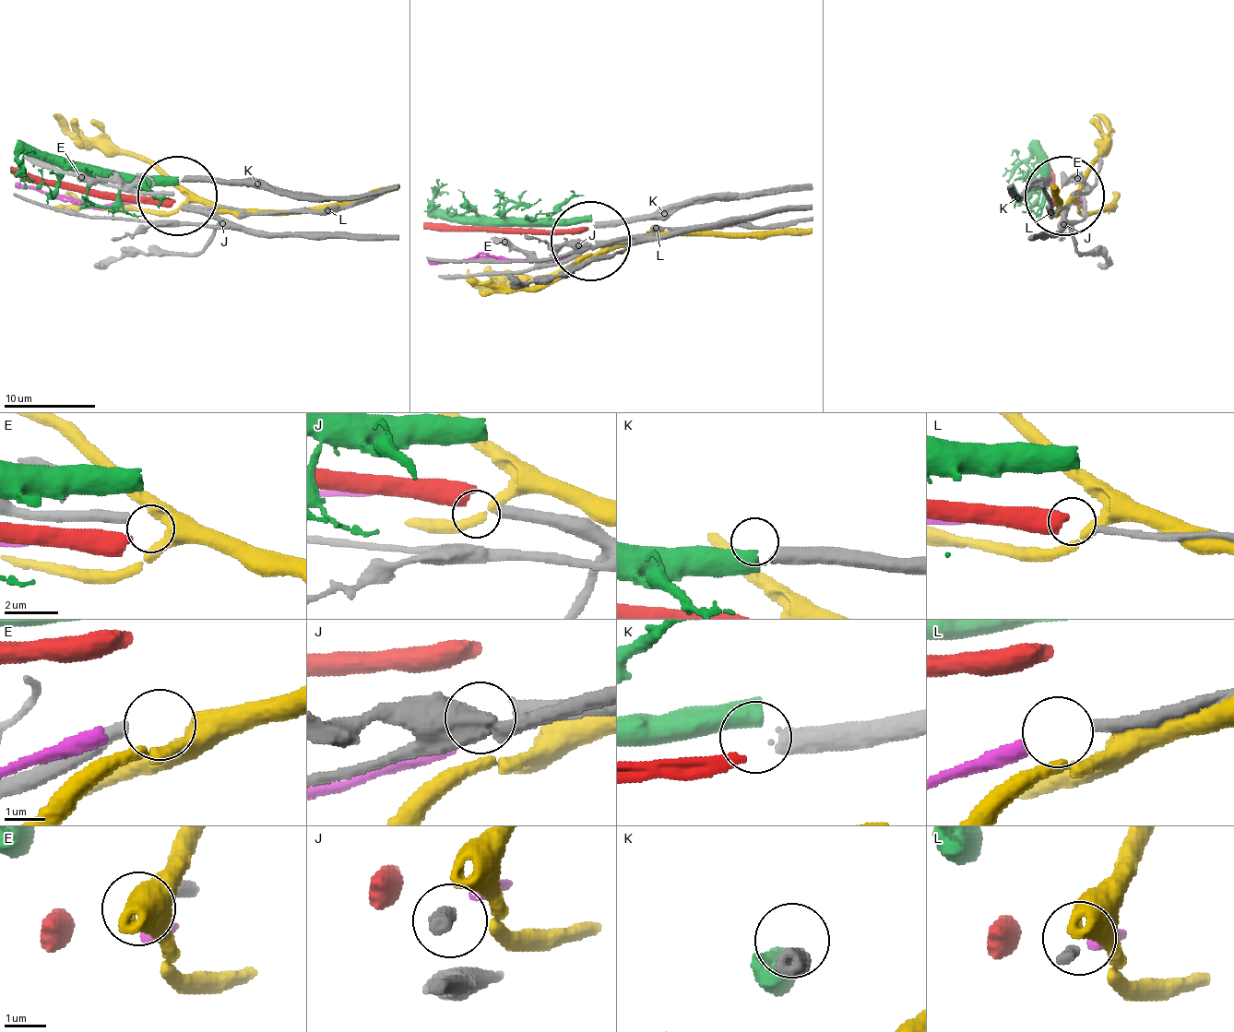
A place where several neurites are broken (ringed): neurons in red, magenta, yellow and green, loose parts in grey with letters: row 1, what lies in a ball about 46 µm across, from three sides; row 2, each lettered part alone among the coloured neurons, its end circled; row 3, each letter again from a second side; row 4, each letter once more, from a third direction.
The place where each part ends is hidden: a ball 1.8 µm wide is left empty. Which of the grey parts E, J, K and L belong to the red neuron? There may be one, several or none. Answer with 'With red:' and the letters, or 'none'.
With red: none

